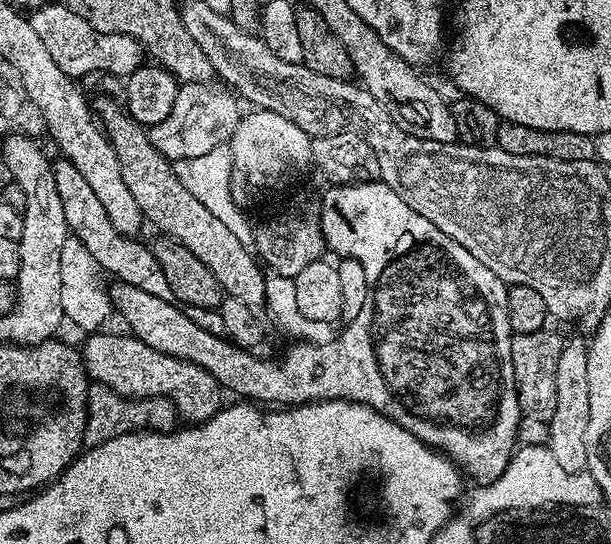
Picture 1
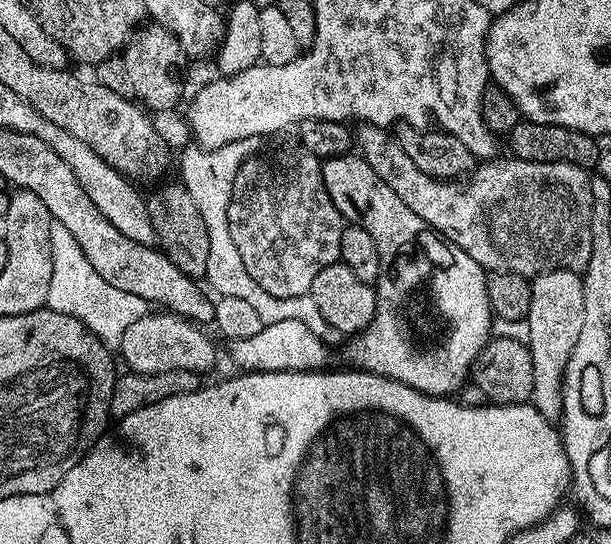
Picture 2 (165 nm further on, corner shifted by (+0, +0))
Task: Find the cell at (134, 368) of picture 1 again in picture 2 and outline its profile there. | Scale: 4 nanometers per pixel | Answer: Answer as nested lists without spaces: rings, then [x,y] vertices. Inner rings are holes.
[[[150,310],[127,328],[118,349],[123,367],[138,374],[166,374],[166,370],[190,370],[207,374],[216,364],[216,348],[201,325],[167,310]]]

